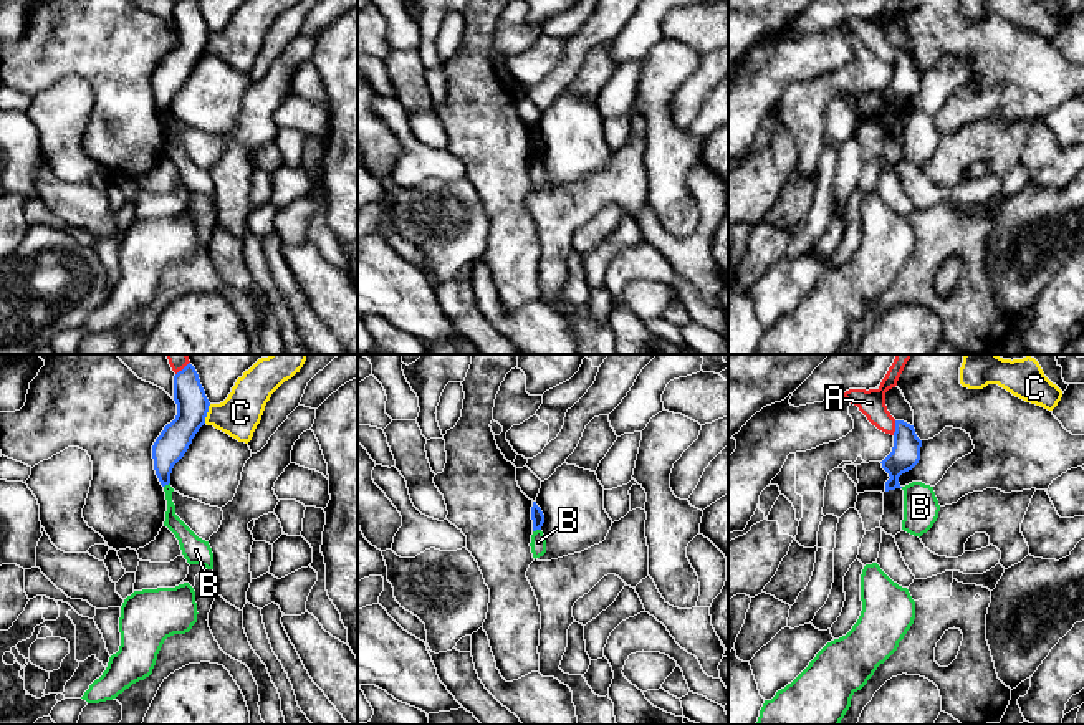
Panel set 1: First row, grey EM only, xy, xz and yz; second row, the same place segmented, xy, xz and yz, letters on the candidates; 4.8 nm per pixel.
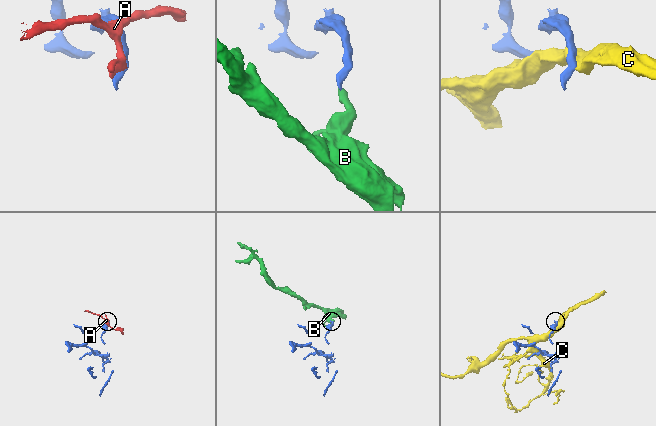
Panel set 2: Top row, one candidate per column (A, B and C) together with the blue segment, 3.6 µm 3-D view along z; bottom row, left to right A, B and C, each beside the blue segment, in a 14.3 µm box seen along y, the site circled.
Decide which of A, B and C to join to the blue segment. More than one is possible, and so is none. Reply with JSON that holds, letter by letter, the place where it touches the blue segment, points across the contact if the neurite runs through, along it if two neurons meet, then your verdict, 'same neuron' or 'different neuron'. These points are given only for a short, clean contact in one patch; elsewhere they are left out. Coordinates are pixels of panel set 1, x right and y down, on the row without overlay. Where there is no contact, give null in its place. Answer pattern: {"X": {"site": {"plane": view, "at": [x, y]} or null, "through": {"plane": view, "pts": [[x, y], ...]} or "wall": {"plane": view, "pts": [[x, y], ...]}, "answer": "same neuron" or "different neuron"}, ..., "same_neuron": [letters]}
{"A": {"site": {"plane": "yz", "at": [896, 57]}, "answer": "different neuron"}, "B": {"site": {"plane": "xz", "at": [537, 158]}, "wall": {"plane": "xz", "pts": [[540, 158], [533, 161]]}, "answer": "different neuron"}, "C": {"site": {"plane": "xy", "at": [206, 43]}, "wall": {"plane": "xy", "pts": [[211, 33], [204, 52]]}, "answer": "different neuron"}, "same_neuron": []}

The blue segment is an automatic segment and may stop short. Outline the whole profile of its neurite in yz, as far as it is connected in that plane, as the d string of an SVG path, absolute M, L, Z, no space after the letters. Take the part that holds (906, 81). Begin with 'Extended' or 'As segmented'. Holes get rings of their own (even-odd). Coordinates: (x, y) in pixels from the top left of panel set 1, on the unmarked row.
As segmented. M895 50L892 81L880 91L889 103L885 121L902 118L899 106L912 99L920 89L922 70L917 66L914 55Z

